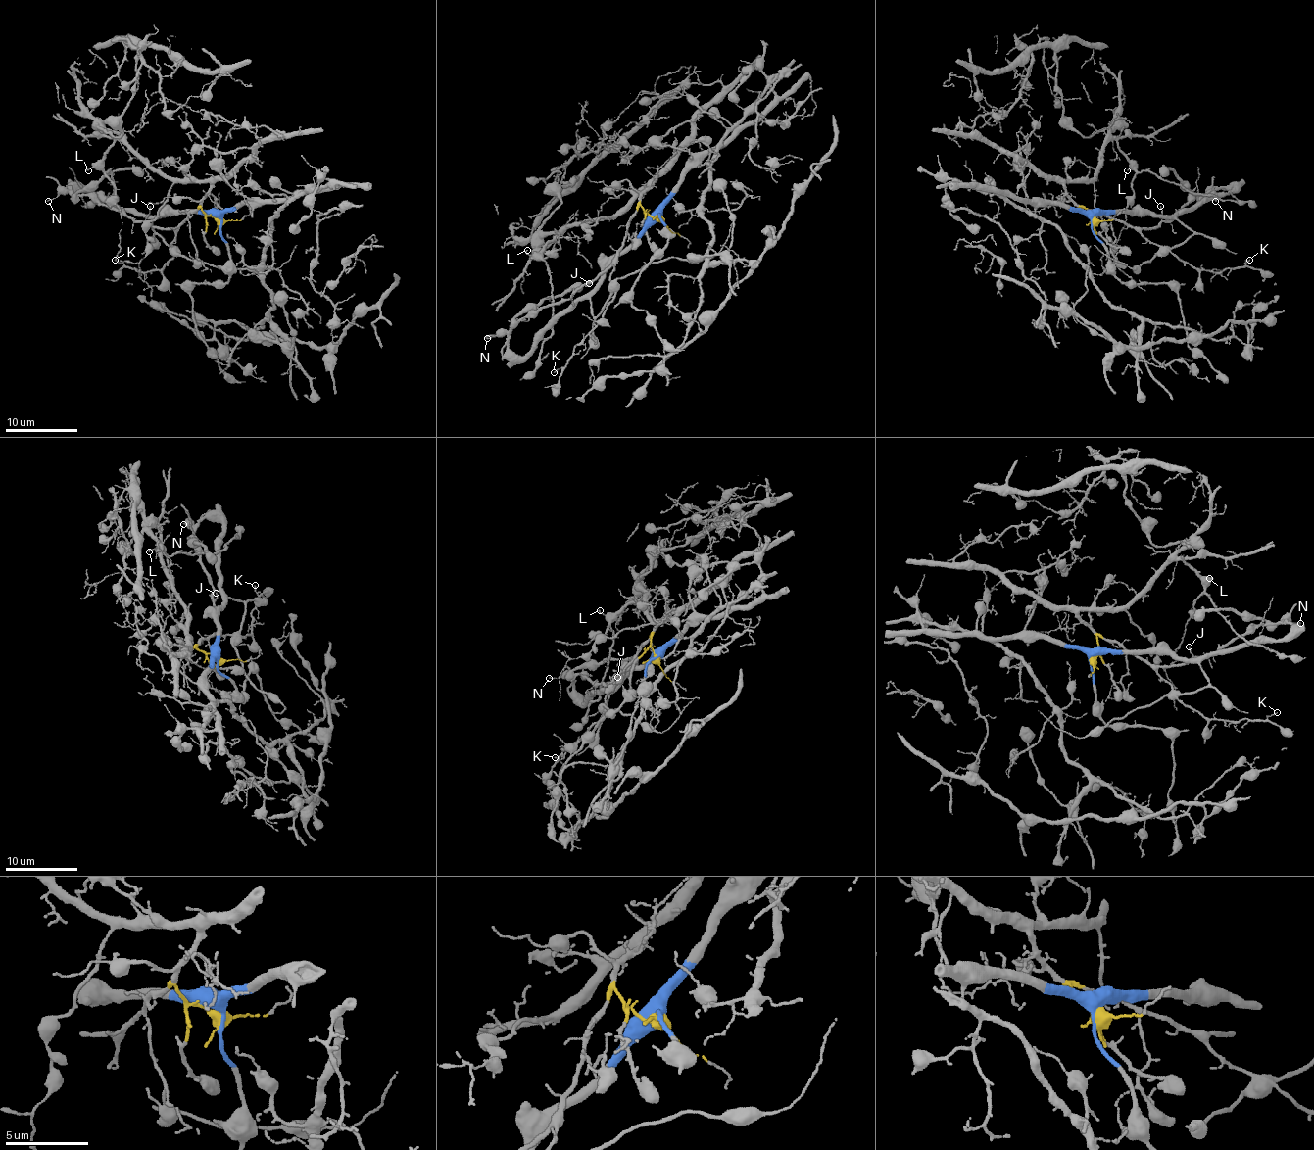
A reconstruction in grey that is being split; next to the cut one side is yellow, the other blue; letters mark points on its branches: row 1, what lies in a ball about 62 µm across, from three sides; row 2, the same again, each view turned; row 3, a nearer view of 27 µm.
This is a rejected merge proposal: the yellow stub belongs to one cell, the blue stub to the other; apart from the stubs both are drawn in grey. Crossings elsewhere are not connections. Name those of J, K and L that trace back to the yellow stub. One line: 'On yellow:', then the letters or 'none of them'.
On yellow: J, K, L

